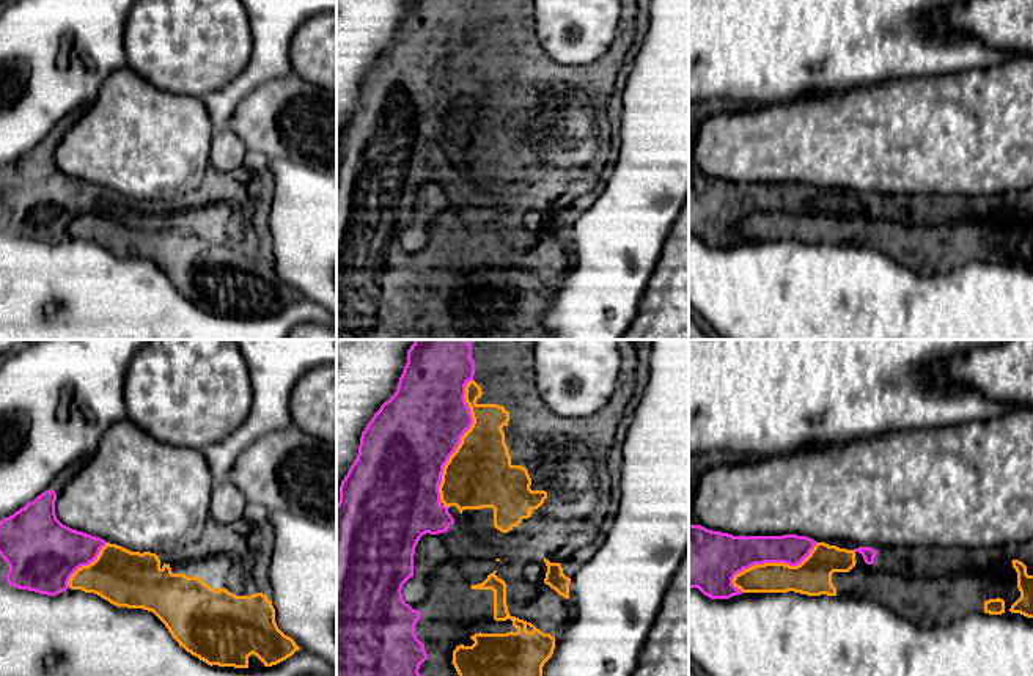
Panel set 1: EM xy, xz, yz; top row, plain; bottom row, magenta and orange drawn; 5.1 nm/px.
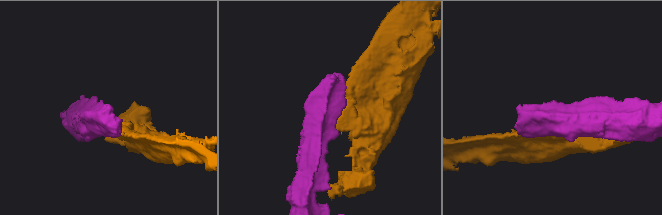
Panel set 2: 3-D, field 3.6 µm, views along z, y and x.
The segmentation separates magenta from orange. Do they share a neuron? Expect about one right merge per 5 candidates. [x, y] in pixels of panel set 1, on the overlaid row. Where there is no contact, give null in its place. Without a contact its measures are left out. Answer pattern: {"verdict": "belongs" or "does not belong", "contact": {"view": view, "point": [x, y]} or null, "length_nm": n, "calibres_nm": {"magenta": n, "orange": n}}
{"verdict": "does not belong", "contact": {"view": "xz", "point": [459, 442]}, "length_nm": 700, "calibres_nm": {"magenta": 440, "orange": 340}}

